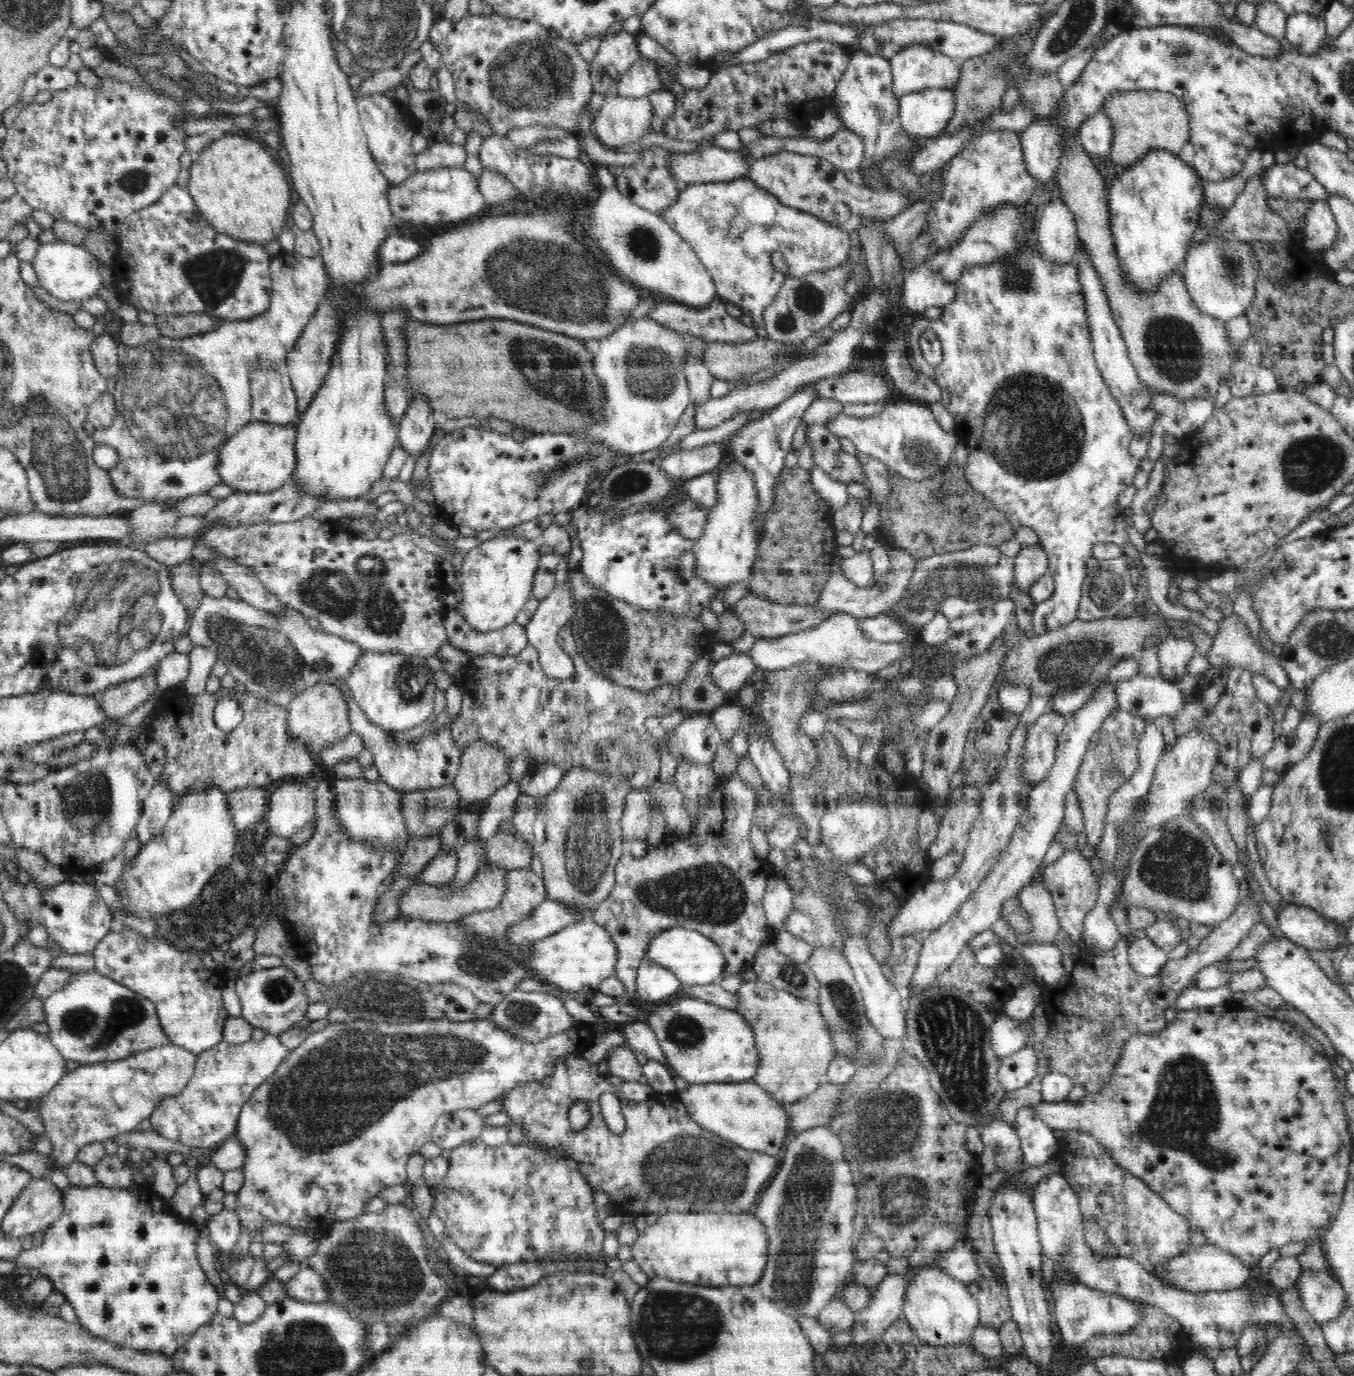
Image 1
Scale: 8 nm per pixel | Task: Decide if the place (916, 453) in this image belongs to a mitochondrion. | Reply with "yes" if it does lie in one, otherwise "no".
yes

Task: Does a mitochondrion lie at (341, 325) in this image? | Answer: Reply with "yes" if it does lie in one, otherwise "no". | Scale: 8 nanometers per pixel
no

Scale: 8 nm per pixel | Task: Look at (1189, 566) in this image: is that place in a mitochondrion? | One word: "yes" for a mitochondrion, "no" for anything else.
no

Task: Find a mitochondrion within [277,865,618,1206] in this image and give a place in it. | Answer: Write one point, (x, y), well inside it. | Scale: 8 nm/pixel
(389, 998)

